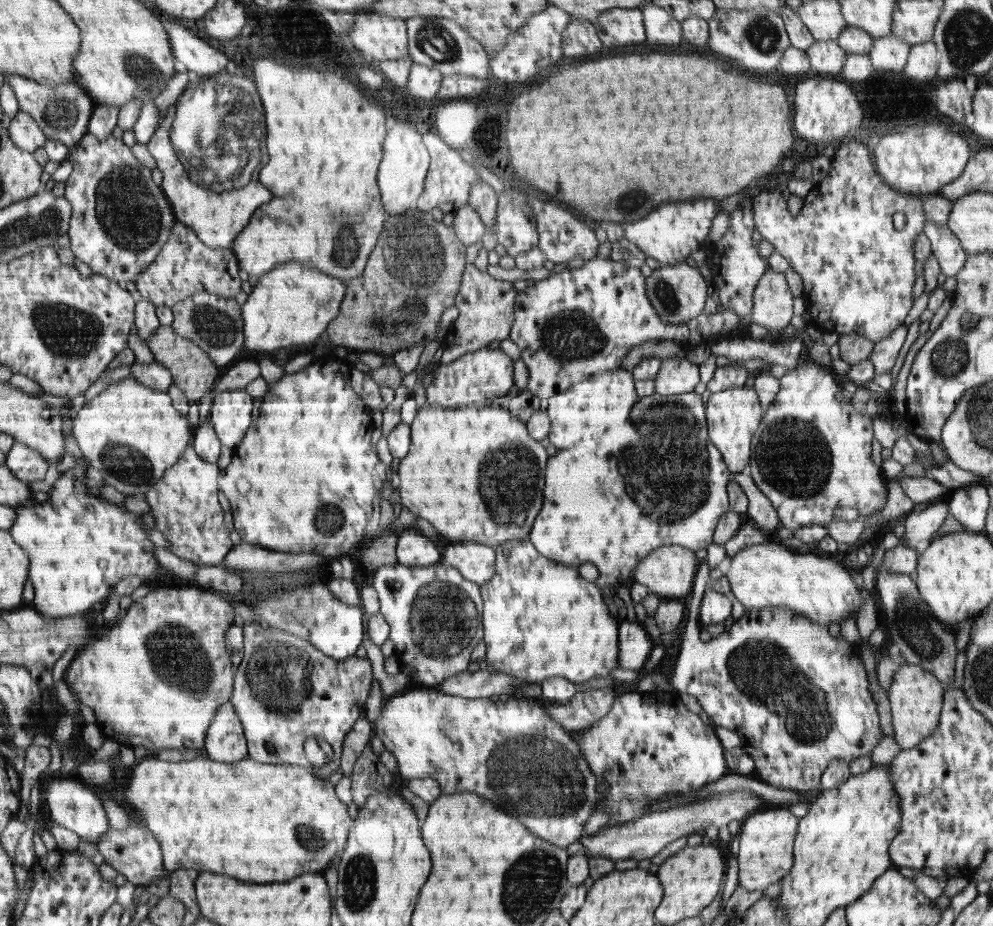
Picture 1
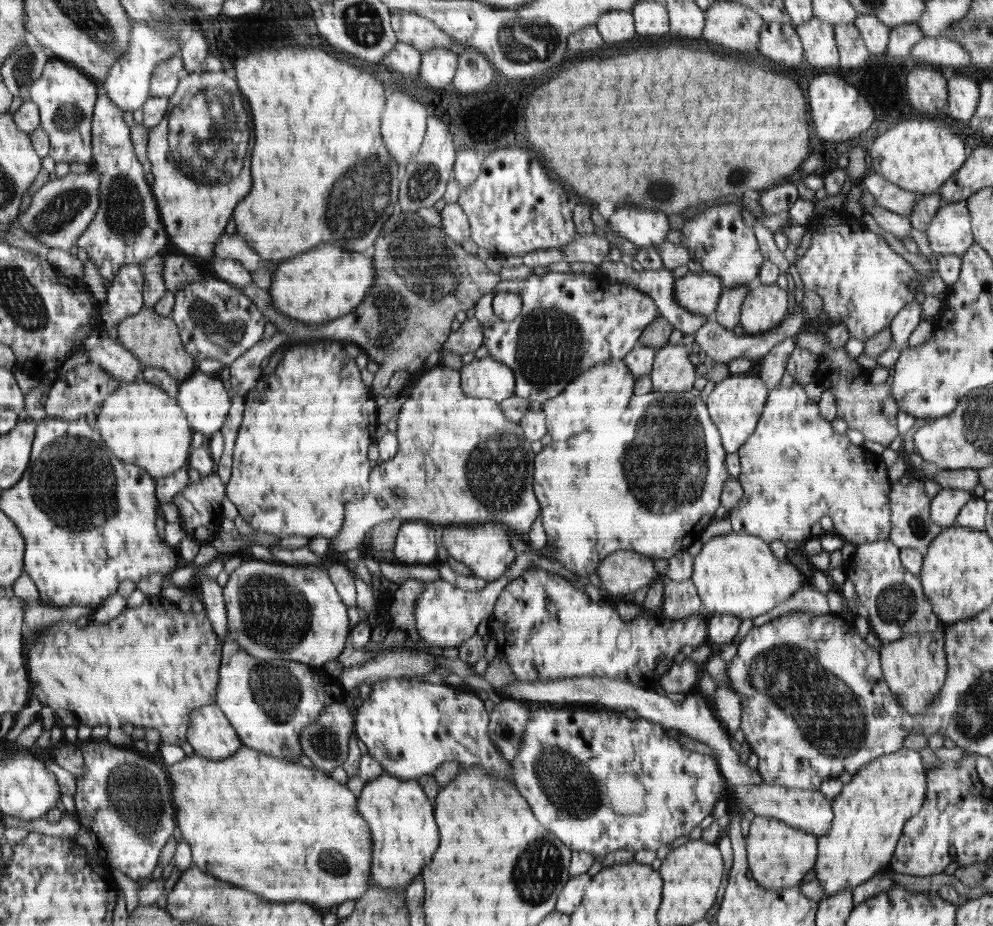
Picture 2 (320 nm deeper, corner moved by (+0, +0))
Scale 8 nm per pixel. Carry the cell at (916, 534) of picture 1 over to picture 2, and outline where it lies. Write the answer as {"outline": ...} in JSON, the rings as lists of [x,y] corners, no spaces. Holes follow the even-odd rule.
{"outline":[[[940,489],[931,498],[930,516],[946,529],[955,524],[960,509],[974,497],[973,491]]]}

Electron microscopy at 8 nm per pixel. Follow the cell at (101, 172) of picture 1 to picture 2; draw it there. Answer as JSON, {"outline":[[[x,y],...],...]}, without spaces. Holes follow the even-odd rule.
{"outline":[[[98,84],[92,134],[94,155],[90,168],[101,174],[100,208],[78,239],[76,252],[93,260],[108,283],[116,278],[120,267],[140,264],[160,253],[168,242],[168,236],[164,232],[156,200],[144,180],[142,165],[134,152],[130,128],[123,120],[123,110],[106,96],[103,84]]]}

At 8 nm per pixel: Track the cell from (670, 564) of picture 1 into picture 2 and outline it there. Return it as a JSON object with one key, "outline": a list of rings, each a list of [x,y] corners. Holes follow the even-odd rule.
{"outline":[[[617,551],[598,564],[596,575],[602,582],[603,590],[607,595],[624,596],[661,578],[655,570],[654,559],[653,556],[640,555],[633,551]]]}

